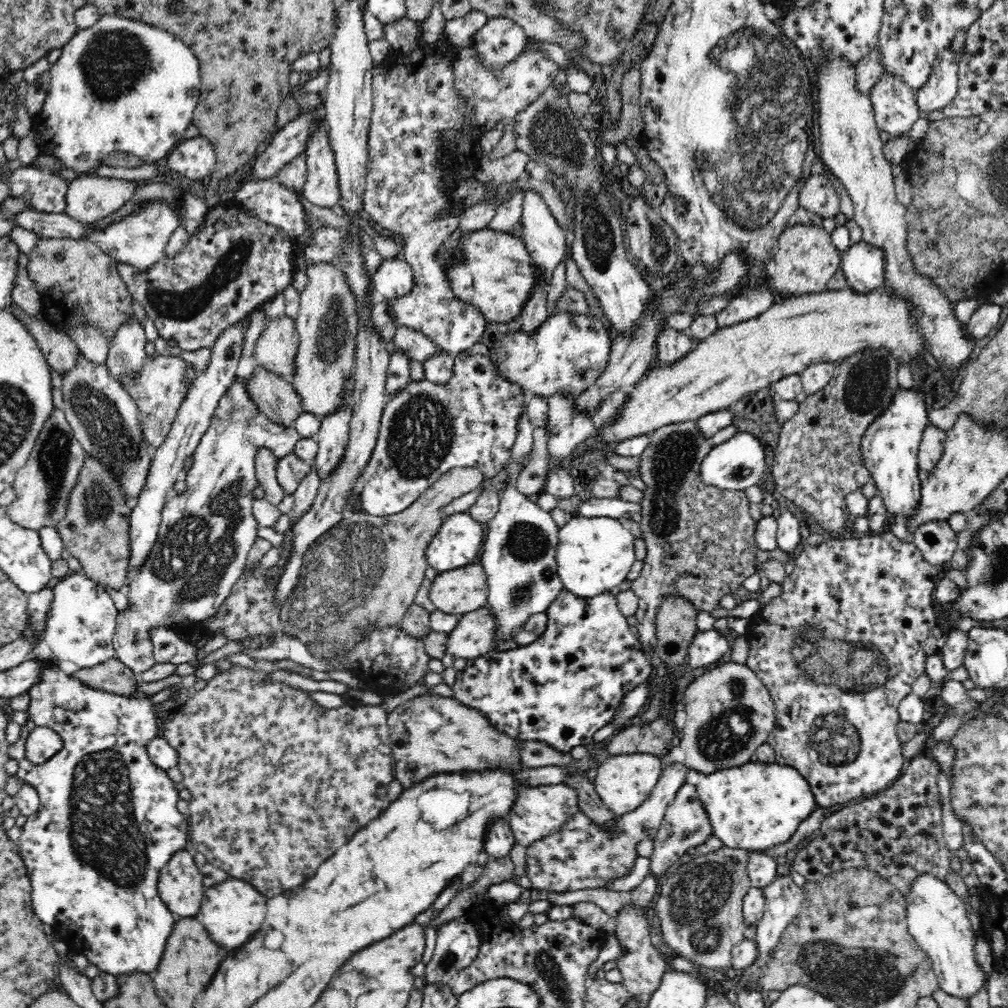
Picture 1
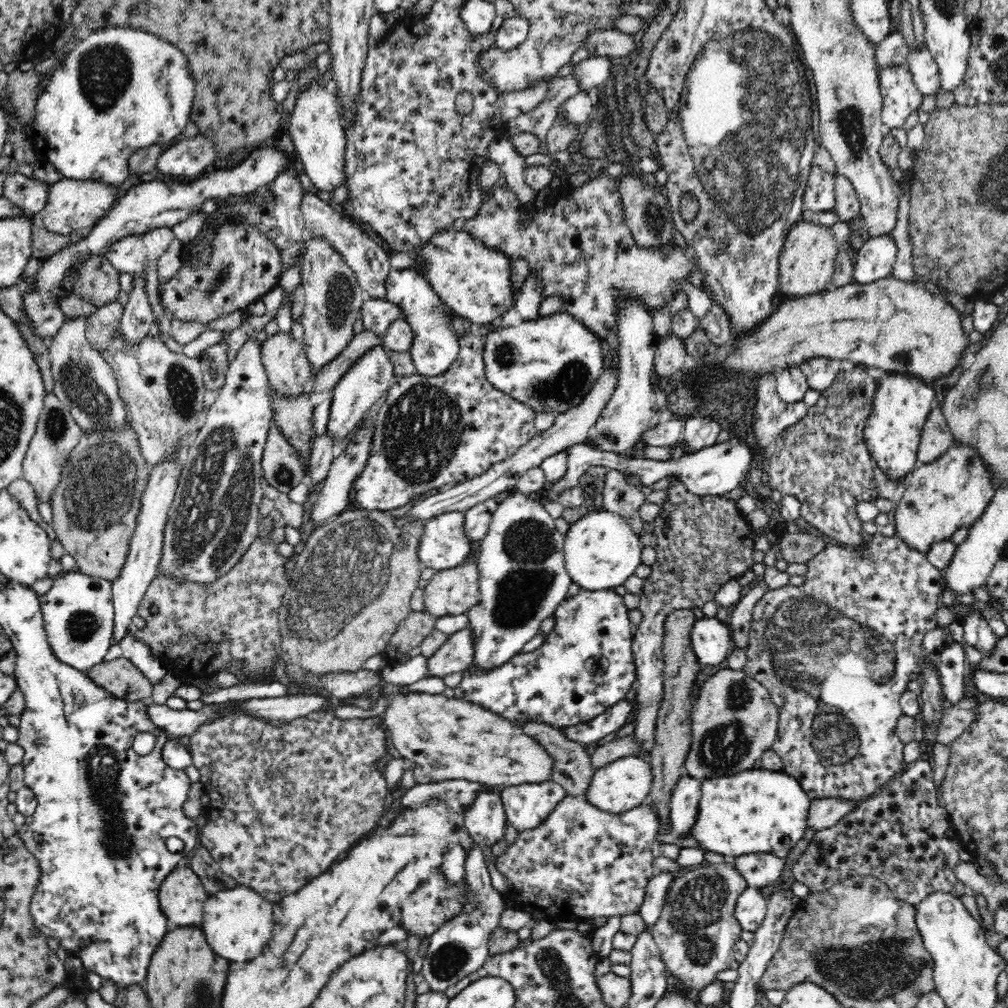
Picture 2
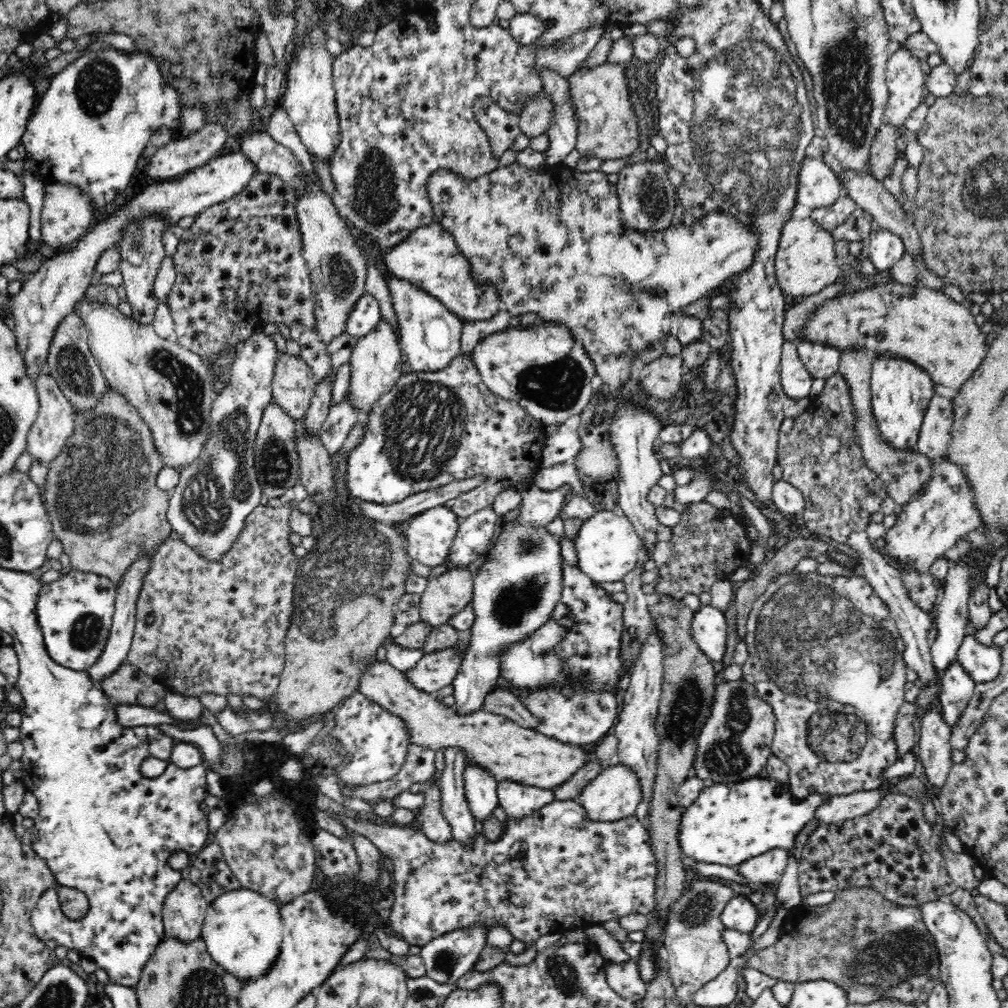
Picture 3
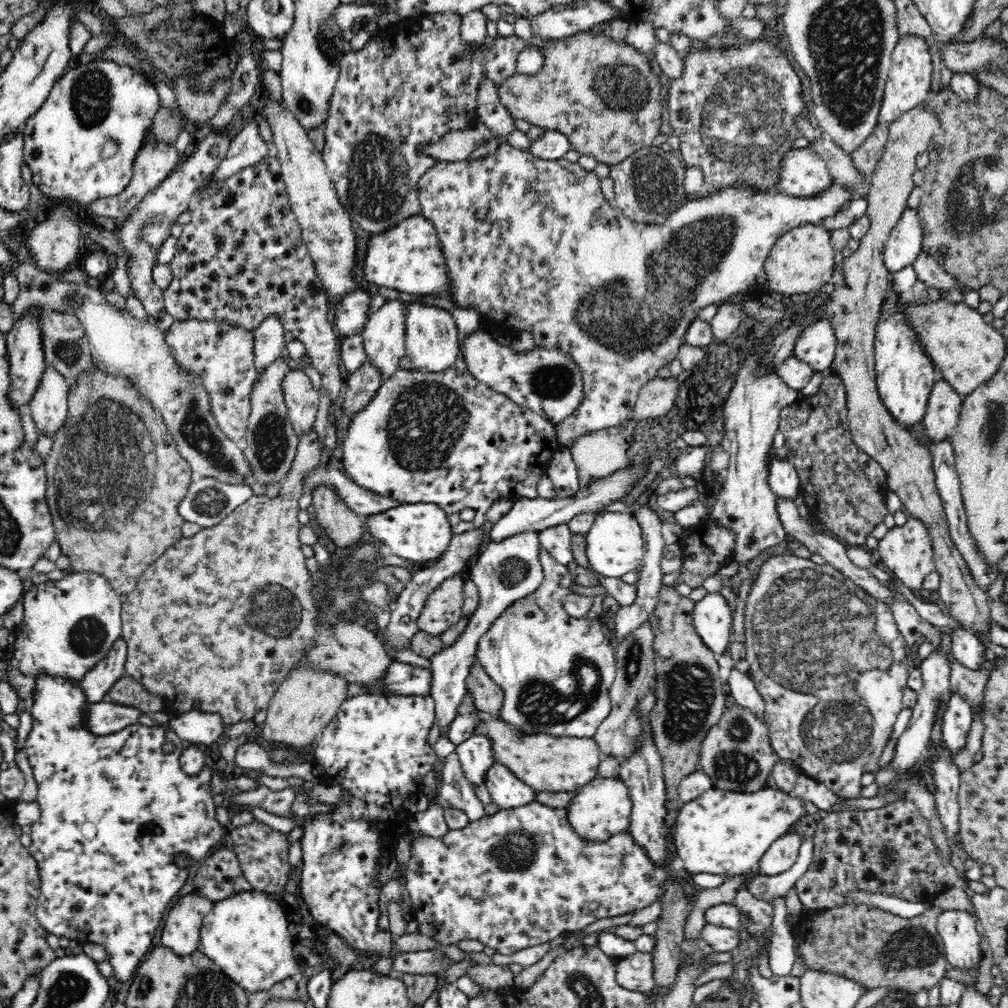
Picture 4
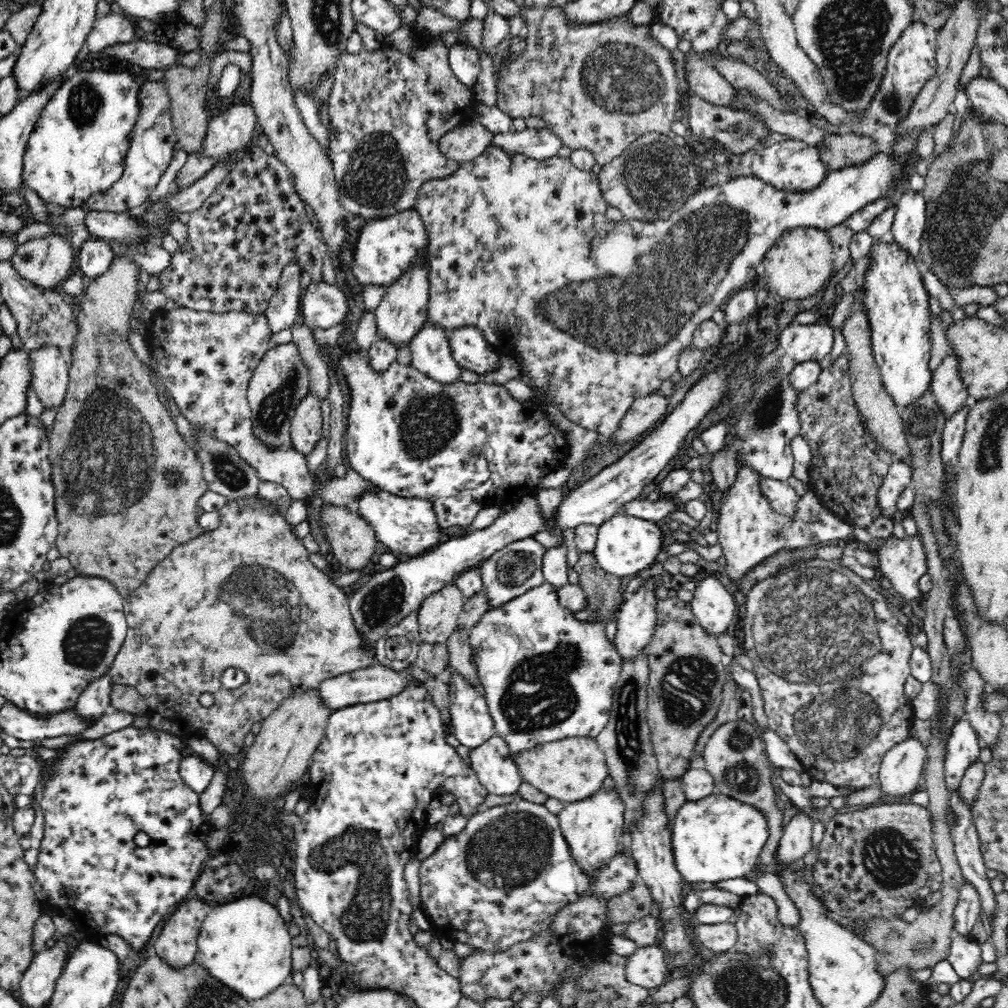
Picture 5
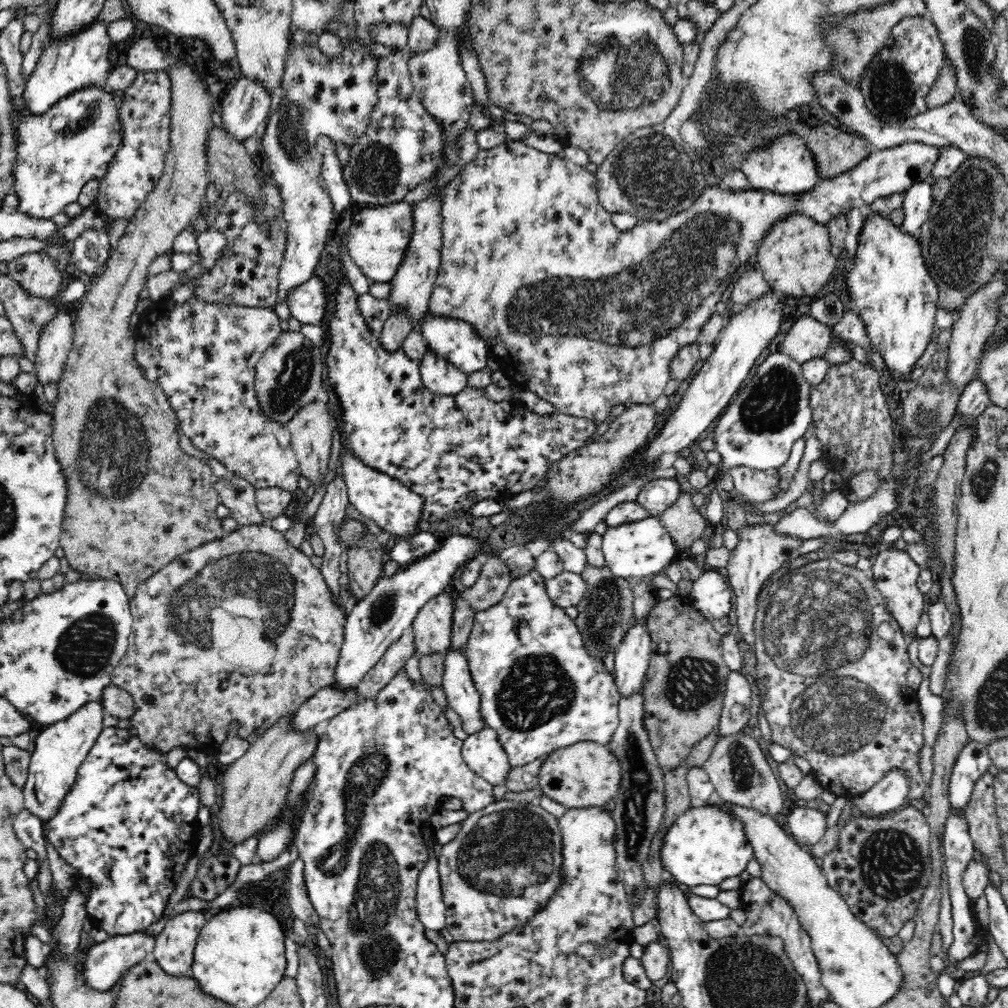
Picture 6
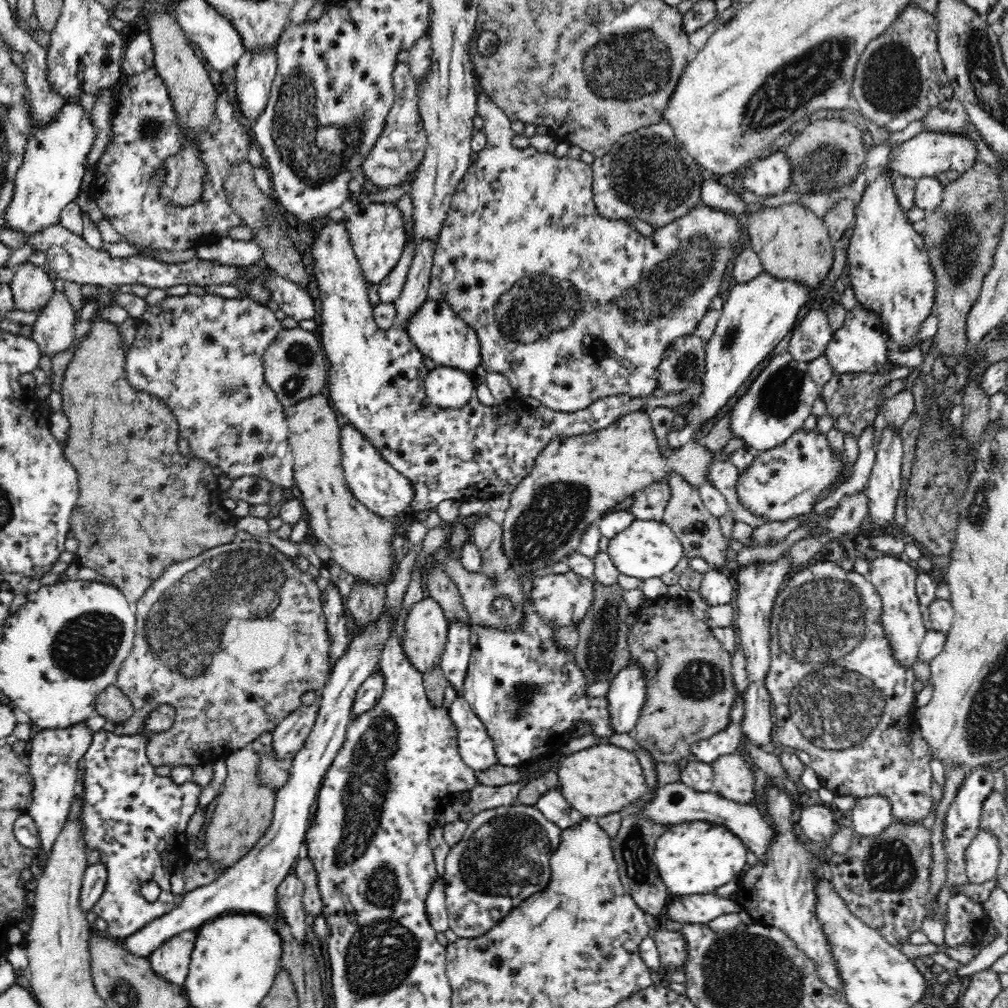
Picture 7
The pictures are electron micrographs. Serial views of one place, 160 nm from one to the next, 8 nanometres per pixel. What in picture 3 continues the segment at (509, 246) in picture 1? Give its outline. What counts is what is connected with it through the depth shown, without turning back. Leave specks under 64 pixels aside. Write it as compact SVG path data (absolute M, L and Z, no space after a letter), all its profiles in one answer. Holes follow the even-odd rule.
M438 222L414 230L404 243L386 253L384 262L392 272L388 276L400 276L424 289L464 322L490 320L503 308L498 289L490 282L480 282L475 278L470 261L458 249L452 234Z

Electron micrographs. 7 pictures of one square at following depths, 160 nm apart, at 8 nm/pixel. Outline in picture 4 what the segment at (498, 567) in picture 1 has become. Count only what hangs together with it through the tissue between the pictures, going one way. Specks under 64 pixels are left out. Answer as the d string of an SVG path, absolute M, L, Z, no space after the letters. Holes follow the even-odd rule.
M467 688L466 694L464 694L464 698L462 698L462 702L460 702L460 706L456 710L456 719L449 725L450 730L447 732L447 737L450 742L454 743L454 746L458 746L461 742L468 740L481 720L478 709L473 703Z

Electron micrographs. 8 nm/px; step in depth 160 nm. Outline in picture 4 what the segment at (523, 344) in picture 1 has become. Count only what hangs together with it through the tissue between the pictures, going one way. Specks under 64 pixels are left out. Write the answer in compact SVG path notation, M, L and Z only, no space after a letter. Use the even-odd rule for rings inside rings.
M474 331L461 348L464 364L470 374L494 392L504 394L512 402L526 407L556 426L565 421L579 406L584 396L582 369L557 346L534 346L528 352L516 352L493 339L486 331Z

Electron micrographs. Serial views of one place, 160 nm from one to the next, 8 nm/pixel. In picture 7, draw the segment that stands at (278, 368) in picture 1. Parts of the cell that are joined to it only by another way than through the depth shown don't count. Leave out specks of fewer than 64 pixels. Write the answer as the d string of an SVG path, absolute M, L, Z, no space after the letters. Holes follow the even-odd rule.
M314 395L288 407L287 425L291 452L294 457L294 493L305 507L308 526L319 542L330 547L331 558L349 579L388 584L397 564L399 552L390 548L395 531L392 520L369 511L346 485L341 465L338 416L328 398Z

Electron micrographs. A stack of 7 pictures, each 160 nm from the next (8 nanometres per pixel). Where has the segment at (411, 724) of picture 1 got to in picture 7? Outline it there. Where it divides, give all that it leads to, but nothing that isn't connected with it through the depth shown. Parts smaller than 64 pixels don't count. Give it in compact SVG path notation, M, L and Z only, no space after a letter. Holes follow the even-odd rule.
M263 539L234 540L222 546L214 546L213 549L205 550L194 558L187 558L167 566L160 577L151 584L150 589L133 604L137 626L135 638L130 655L122 662L117 680L114 683L131 700L133 716L125 722L118 724L114 732L124 736L146 735L146 752L150 762L154 766L180 766L189 764L192 768L208 765L219 759L225 759L227 753L247 748L252 740L256 740L262 732L273 731L278 724L287 718L294 710L297 710L302 696L307 692L320 692L325 687L331 675L332 664L330 663L330 646L332 639L328 634L328 621L323 610L323 592L321 582L316 582L308 571L302 571L298 567L295 558L284 555L280 550L273 547ZM212 658L212 660L210 660ZM144 696L151 696L150 702L144 701ZM162 705L170 705L175 711L175 720L170 728L162 732L151 732L146 727L151 712L158 710ZM598 743L583 750L563 756L558 762L556 789L568 804L588 818L598 818L622 810L646 792L642 766L632 751Z

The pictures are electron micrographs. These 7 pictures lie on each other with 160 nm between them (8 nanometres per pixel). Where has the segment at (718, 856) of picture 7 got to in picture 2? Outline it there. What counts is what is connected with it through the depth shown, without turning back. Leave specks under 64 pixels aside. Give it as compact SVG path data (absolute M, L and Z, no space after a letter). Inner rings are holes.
M757 765L728 776L705 779L701 783L699 811L691 835L702 848L723 857L767 853L784 860L790 849L802 840L811 802L801 784L784 770L768 770Z

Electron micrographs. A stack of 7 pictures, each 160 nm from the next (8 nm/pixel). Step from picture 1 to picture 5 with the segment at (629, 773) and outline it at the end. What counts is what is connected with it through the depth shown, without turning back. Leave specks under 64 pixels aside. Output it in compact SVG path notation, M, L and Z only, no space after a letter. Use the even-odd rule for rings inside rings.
M602 787L588 798L566 803L557 817L572 857L588 874L605 866L607 860L619 852L618 838L623 833L625 825L625 804L615 787L609 789Z

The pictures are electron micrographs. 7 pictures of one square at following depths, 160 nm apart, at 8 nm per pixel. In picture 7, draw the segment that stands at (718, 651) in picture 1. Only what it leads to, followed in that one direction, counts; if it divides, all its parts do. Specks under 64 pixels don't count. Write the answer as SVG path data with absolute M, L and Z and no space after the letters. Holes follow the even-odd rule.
M711 568L703 576L699 593L701 600L710 606L733 604L736 585L732 584L731 575L721 569Z

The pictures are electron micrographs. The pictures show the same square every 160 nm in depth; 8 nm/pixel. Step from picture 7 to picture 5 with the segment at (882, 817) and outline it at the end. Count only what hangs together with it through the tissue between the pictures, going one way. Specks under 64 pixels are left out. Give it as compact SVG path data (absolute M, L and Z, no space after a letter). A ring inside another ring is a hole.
M906 736L882 757L879 783L886 796L906 796L918 788L926 762L926 746L920 739Z

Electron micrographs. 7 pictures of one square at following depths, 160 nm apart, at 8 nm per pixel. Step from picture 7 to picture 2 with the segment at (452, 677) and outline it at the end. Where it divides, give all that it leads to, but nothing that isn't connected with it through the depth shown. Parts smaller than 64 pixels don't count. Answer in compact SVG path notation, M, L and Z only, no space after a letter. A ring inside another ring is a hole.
M480 792L461 817L463 826L479 846L491 847L504 838L507 816L501 795L496 792Z

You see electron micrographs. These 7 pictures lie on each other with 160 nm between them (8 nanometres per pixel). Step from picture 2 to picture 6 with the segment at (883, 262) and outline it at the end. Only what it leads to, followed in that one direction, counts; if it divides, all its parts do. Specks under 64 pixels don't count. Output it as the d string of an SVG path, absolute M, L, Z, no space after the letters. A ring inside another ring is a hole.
M920 182L910 186L903 193L904 200L901 209L904 211L904 220L900 224L900 230L904 234L910 234L918 239L921 226L926 222L932 208L932 189L926 182Z

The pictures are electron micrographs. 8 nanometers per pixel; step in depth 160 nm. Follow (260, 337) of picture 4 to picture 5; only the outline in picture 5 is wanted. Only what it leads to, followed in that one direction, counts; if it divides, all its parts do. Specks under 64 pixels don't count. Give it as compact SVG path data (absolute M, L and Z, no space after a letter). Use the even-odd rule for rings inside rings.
M290 263L282 271L278 288L264 312L270 329L270 340L294 324L294 318L298 314L296 308L298 308L298 294L300 294L300 277L298 263Z

